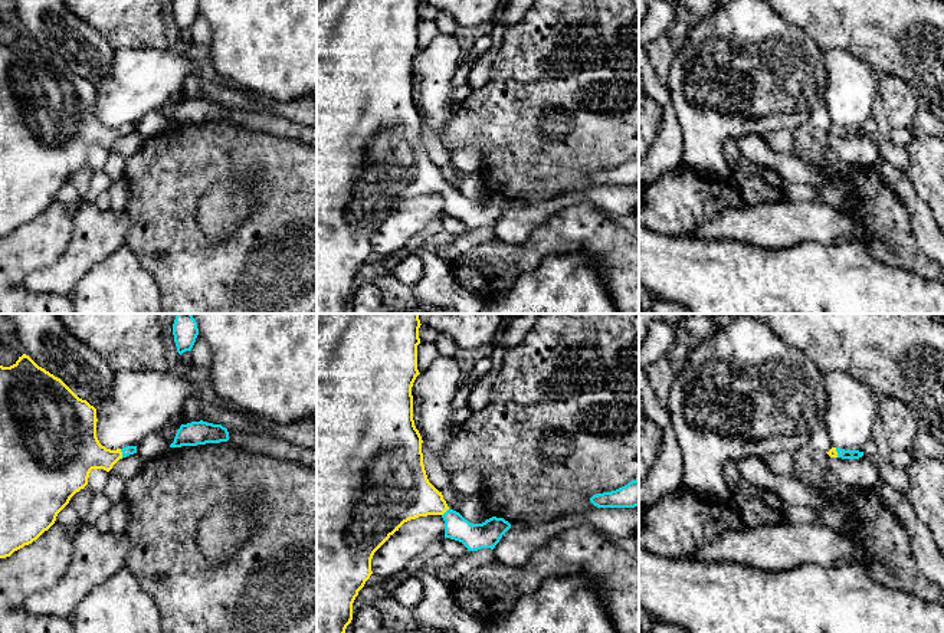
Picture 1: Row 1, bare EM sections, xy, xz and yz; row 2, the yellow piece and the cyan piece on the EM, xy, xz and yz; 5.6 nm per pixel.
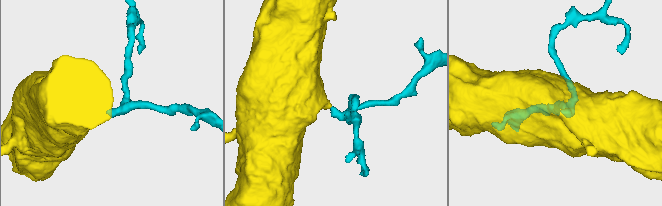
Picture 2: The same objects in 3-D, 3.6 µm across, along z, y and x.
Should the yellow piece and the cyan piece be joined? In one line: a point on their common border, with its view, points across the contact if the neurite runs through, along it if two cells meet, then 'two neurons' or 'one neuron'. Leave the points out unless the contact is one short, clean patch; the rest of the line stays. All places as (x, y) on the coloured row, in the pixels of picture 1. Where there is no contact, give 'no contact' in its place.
meets yellow in xy at (121, 453); runs through xy (76, 451), (91, 455), (121, 453), (127, 451); one neuron

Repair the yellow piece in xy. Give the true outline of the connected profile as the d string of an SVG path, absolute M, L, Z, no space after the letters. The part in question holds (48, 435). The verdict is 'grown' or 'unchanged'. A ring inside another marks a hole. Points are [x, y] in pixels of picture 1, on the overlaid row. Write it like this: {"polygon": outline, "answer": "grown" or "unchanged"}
{"polygon": "M23 354L10 365L0 365L0 558L36 541L56 521L71 498L88 485L92 469L109 472L122 457L137 453L137 446L111 450L96 437L96 409L79 399L60 378Z", "answer": "grown"}

